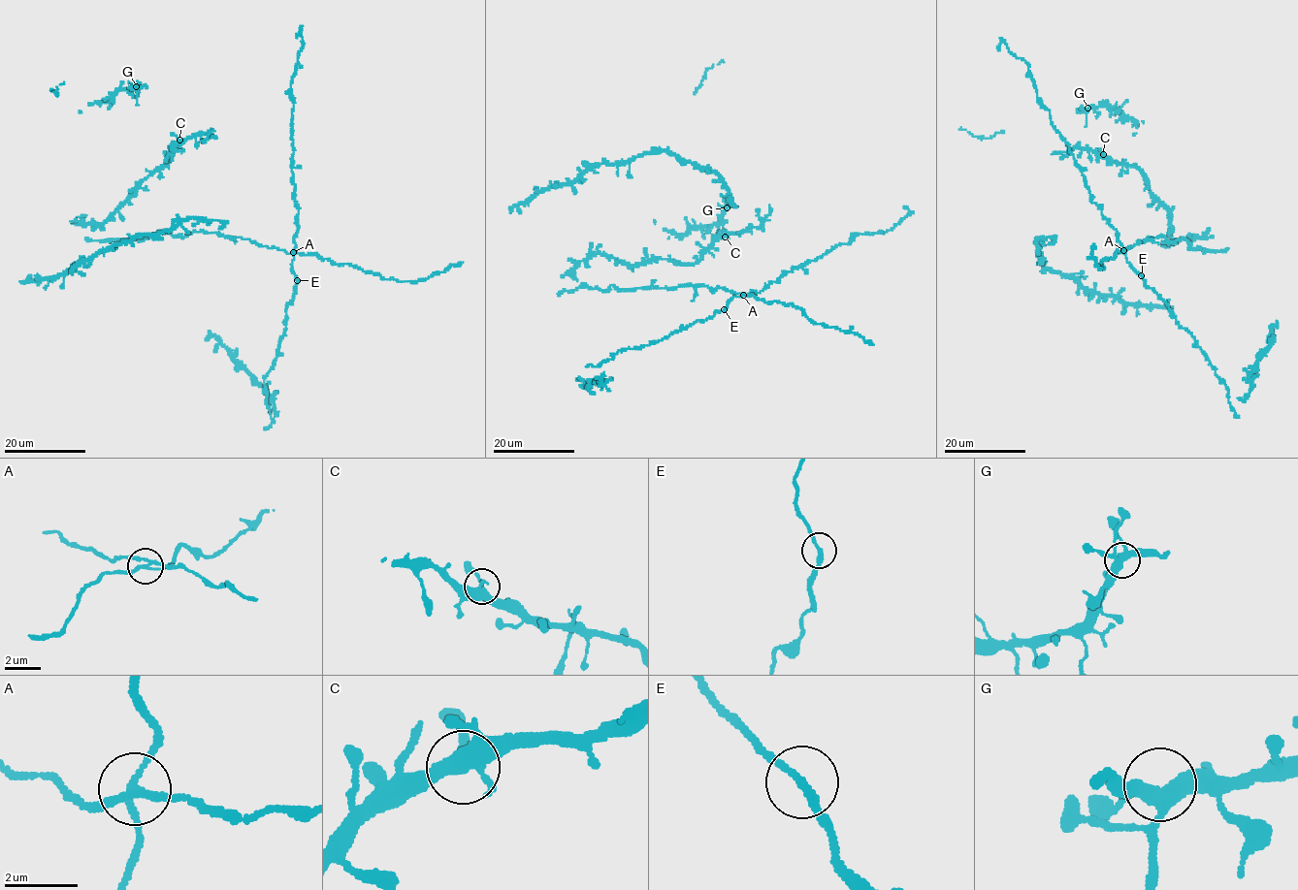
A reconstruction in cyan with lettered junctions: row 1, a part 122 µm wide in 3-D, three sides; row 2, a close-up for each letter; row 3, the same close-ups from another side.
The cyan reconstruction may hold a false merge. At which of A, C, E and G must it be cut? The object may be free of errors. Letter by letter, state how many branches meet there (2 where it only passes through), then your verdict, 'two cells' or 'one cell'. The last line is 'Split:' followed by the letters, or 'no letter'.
A: branches 4; two cells
C: branches 4; one cell
E: branches 2; one cell
G: branches 4; one cell
Split: A

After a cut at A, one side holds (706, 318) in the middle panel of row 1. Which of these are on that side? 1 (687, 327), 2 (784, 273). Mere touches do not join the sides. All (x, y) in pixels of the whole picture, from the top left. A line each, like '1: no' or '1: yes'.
1: yes
2: yes

